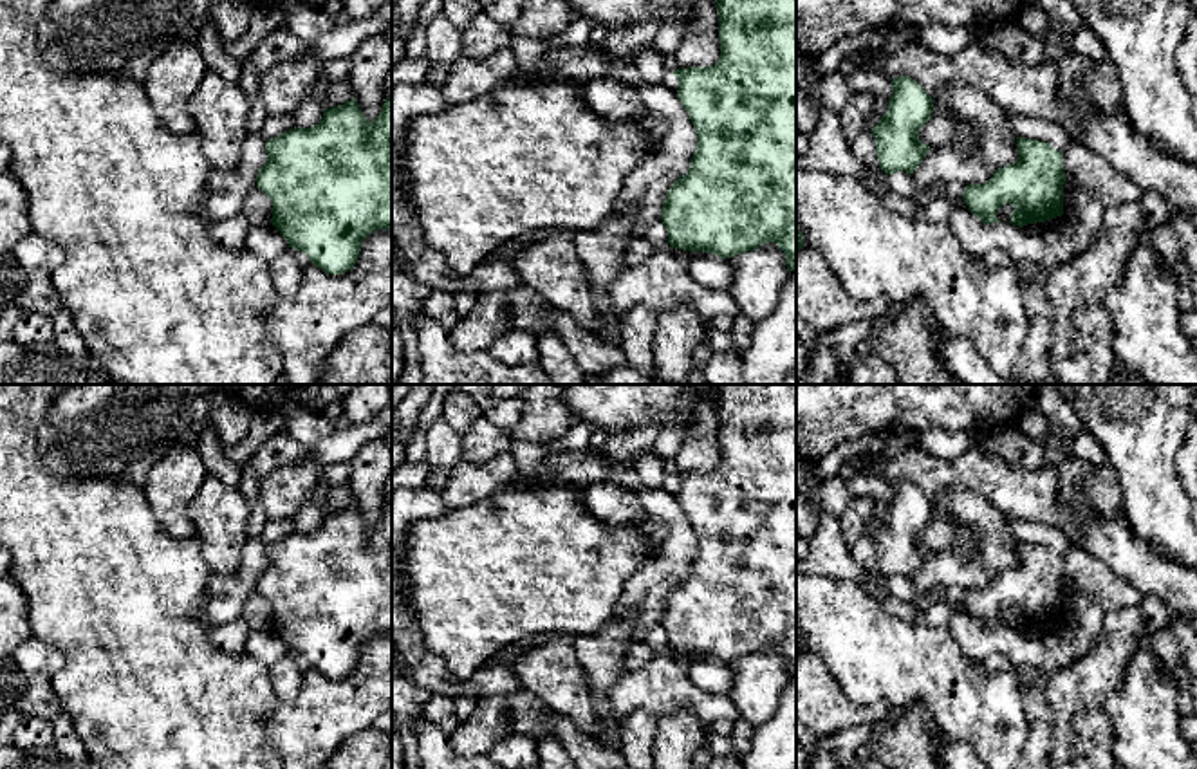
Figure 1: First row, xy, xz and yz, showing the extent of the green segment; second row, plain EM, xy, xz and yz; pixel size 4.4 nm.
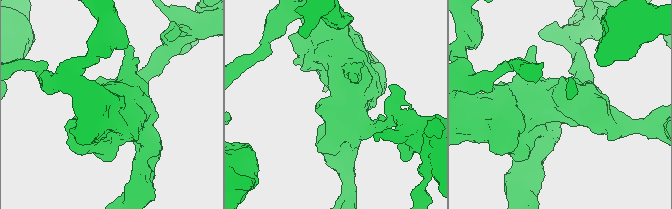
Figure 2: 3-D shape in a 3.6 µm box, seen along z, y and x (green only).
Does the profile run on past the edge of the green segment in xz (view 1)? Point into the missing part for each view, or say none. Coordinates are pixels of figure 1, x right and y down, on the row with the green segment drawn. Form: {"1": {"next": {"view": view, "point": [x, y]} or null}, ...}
{"1": {"next": null}}

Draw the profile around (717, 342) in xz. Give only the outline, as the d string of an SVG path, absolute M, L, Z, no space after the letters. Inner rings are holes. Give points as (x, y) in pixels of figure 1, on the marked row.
M710 329L706 332L706 343L708 343L711 354L713 352L735 350L731 336L724 334L724 332L717 330L717 329Z

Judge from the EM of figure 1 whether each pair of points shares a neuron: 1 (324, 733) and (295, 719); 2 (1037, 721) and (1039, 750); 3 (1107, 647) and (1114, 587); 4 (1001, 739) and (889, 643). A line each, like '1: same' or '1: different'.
1: same
2: same
3: different
4: same

